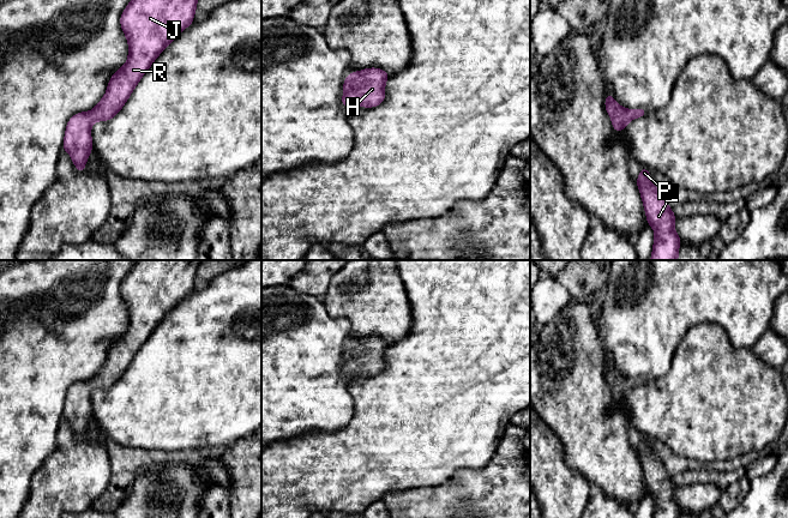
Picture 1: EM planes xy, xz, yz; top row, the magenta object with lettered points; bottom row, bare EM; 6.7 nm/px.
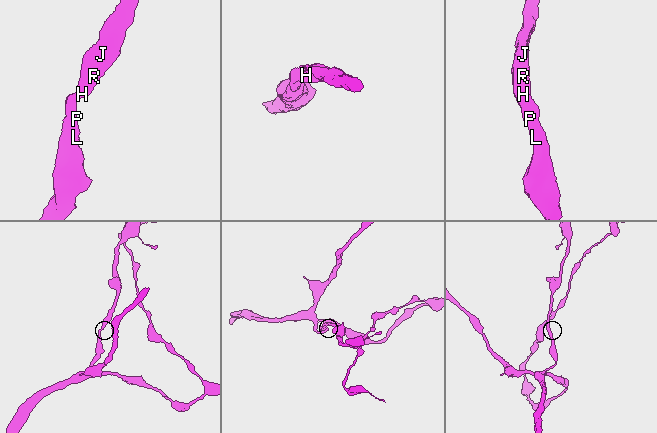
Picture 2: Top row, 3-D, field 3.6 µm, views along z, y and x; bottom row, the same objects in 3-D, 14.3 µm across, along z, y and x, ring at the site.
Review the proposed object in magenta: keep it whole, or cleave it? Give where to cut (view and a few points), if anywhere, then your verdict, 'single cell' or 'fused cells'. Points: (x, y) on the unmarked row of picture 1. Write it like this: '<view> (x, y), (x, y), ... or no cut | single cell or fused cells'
no cut | single cell

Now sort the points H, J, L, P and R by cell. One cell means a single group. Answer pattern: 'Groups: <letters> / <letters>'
Groups: H J L P R

